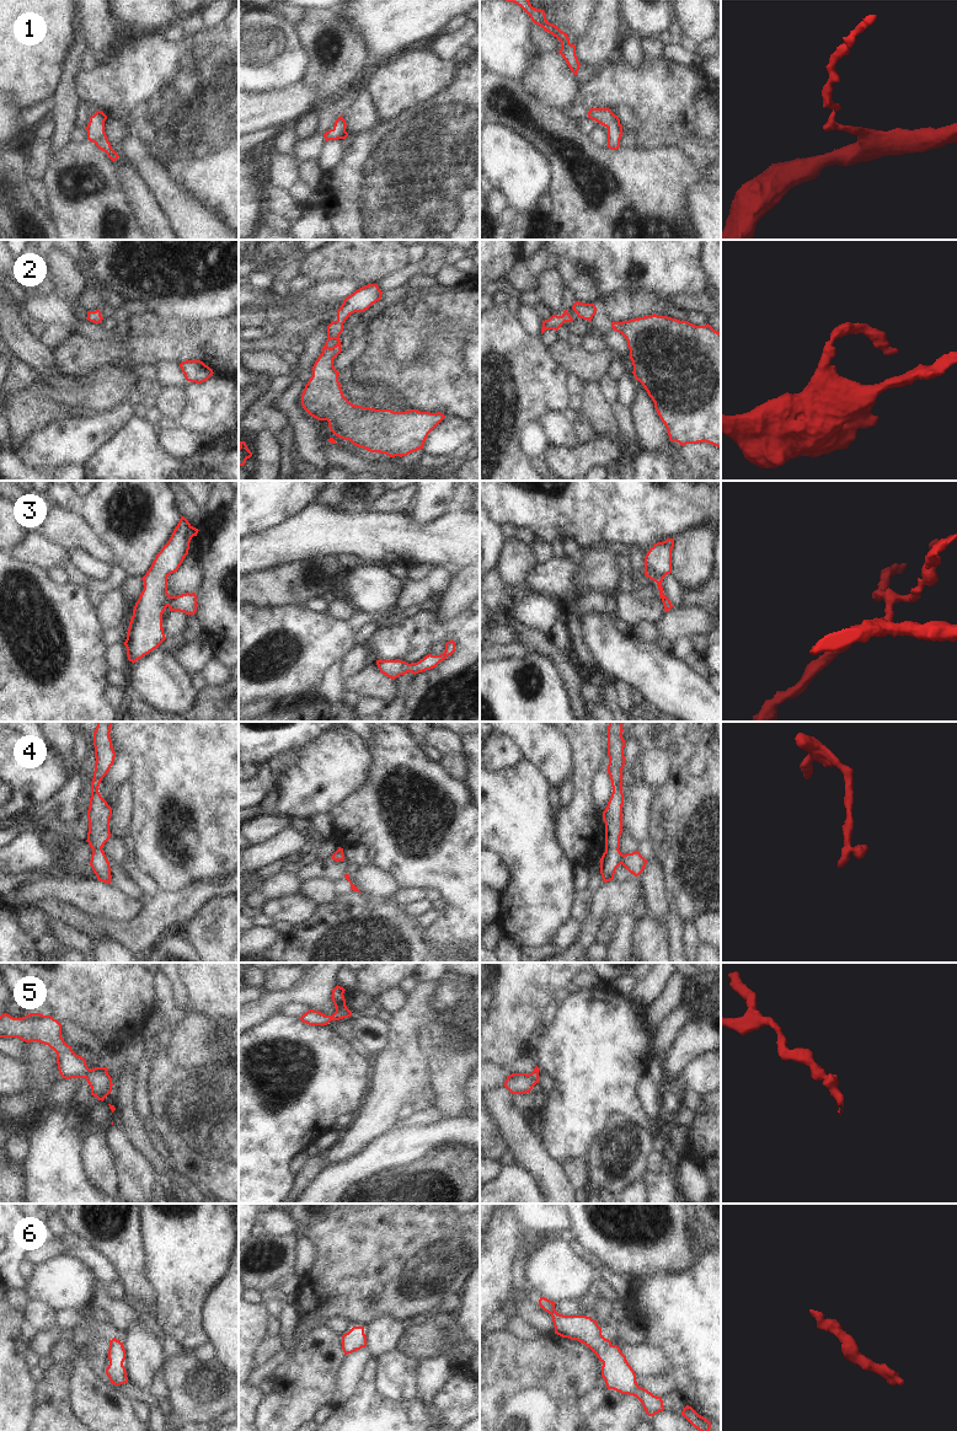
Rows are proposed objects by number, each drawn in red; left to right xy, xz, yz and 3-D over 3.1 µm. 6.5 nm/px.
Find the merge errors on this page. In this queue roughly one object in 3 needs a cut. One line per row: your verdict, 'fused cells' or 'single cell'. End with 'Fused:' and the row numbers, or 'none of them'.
1: single cell
2: single cell
3: single cell
4: single cell
5: single cell
6: single cell
Fused: none of them

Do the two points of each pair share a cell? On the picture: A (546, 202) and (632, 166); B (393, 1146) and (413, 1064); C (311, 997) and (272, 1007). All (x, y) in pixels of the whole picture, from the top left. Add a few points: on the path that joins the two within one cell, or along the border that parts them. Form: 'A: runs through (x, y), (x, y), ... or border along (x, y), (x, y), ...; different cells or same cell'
A: border along (549, 192), (552, 199), (552, 210); different cells
B: border along (397, 1124), (373, 1140); different cells
C: runs through (301, 996), (282, 997); same cell

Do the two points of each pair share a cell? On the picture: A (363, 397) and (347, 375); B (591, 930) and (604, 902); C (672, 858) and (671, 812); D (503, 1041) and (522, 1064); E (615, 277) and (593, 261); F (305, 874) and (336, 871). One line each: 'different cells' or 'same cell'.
A: same cell
B: same cell
C: same cell
D: different cells
E: same cell
F: same cell

